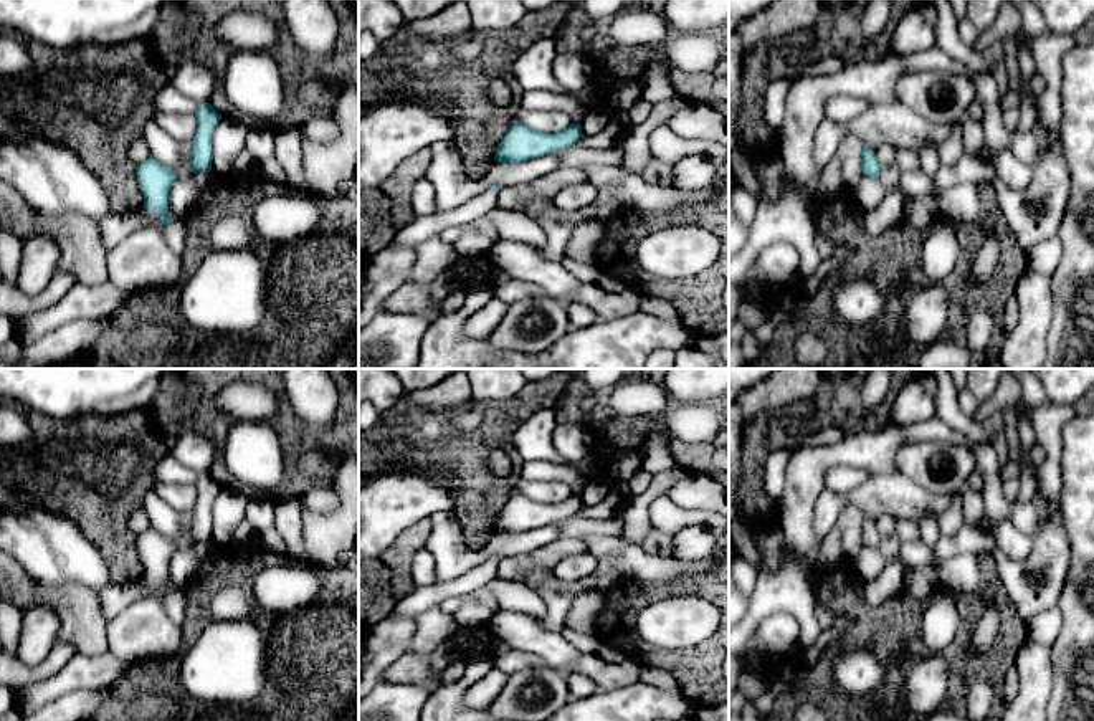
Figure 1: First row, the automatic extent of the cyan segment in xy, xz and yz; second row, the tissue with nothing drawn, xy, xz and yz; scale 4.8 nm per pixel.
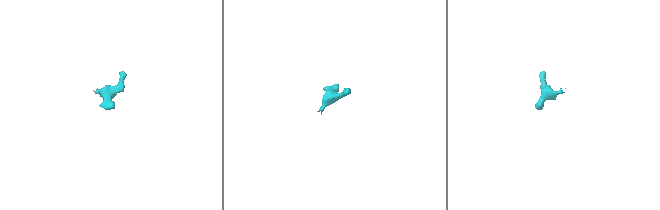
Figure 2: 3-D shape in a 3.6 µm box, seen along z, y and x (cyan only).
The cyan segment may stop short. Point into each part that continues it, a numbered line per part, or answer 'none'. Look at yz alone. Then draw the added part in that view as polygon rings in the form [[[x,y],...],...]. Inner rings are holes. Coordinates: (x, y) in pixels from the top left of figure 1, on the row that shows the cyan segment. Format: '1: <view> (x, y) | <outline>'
none

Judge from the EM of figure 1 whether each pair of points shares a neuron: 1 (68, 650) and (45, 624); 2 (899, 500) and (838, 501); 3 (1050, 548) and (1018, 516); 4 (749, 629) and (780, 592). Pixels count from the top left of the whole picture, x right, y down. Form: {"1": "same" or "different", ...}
{"1": "different", "2": "same", "3": "different", "4": "same"}

